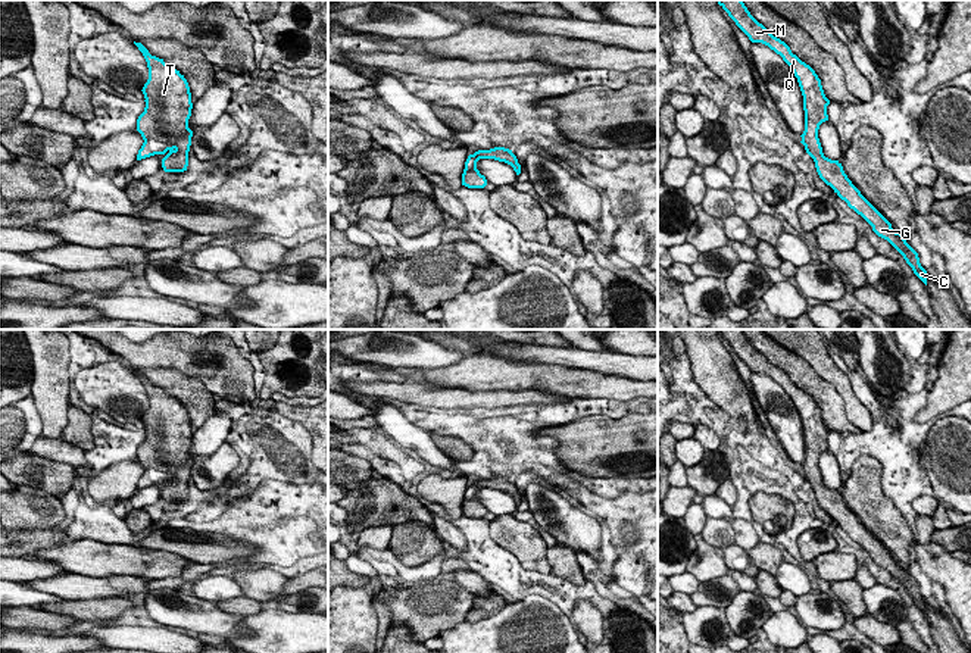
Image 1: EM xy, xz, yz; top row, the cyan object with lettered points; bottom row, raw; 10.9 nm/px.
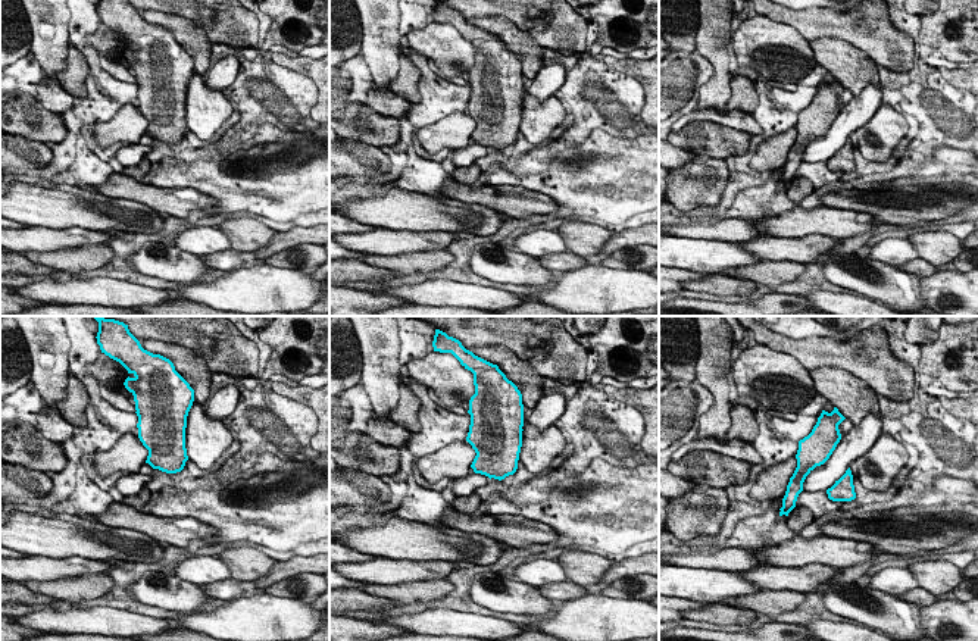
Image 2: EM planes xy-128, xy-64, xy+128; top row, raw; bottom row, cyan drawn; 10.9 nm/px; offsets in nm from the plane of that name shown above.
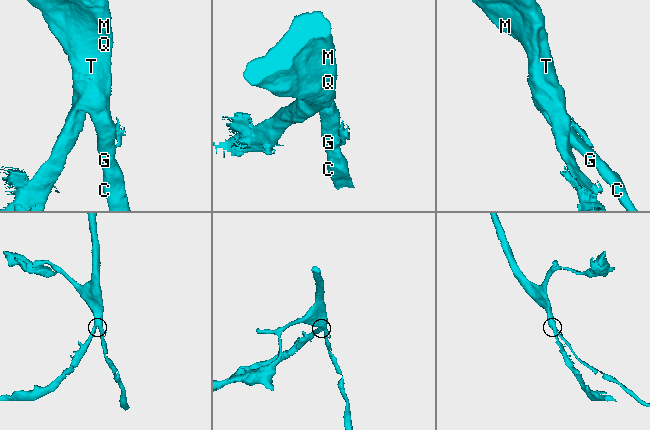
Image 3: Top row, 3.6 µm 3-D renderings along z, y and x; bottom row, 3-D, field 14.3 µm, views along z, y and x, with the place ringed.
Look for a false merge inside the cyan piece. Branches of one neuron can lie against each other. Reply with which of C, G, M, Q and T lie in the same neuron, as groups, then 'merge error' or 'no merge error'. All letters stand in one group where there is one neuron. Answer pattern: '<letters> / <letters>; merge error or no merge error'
C G M Q T; no merge error

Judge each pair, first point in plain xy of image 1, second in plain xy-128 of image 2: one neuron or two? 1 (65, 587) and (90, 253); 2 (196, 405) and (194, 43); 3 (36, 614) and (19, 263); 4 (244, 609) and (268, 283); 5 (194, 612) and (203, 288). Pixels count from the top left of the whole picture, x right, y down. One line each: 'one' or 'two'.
1: two
2: one
3: one
4: two
5: two

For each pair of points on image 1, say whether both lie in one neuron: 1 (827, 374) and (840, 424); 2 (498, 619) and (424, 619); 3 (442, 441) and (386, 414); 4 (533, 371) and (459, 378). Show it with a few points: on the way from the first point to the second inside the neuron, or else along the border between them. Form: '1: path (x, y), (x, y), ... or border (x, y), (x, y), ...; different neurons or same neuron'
1: border (805, 359), (836, 390), (846, 414); different neurons
2: border (464, 619), (440, 634); different neurons
3: border (428, 433), (431, 440), (450, 459); different neurons
4: path (515, 374), (477, 374); same neuron

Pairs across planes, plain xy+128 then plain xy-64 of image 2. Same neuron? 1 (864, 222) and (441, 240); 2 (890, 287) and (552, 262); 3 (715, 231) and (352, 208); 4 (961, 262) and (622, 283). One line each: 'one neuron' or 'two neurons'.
1: two neurons
2: two neurons
3: two neurons
4: two neurons

